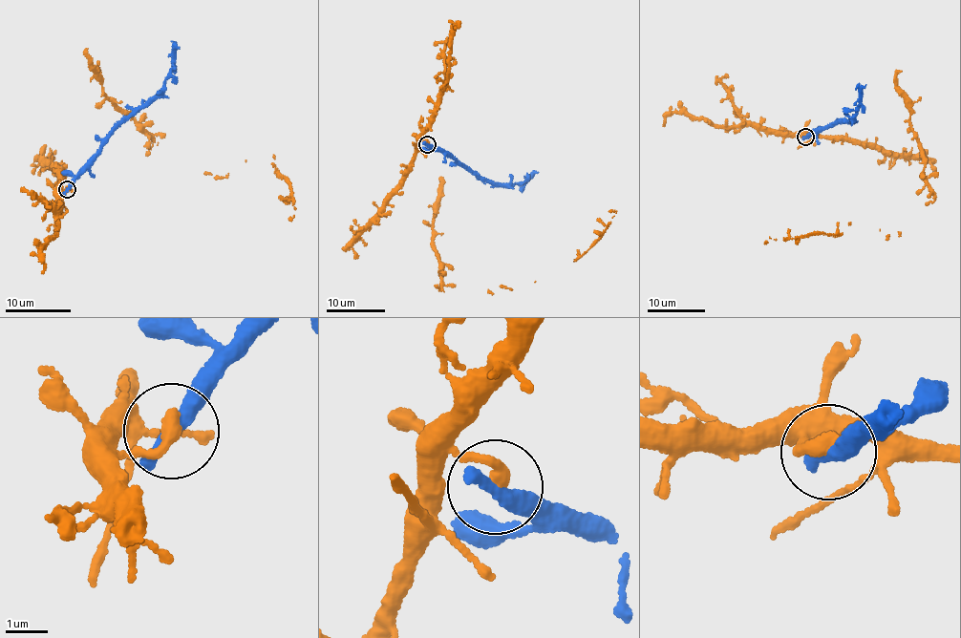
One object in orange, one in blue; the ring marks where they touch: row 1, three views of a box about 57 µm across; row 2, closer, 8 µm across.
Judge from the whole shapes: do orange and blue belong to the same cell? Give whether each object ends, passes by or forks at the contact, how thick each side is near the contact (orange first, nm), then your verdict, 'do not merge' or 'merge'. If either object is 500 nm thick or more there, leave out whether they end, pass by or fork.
orange ends | blue ends | 360/440 nm | do not merge

